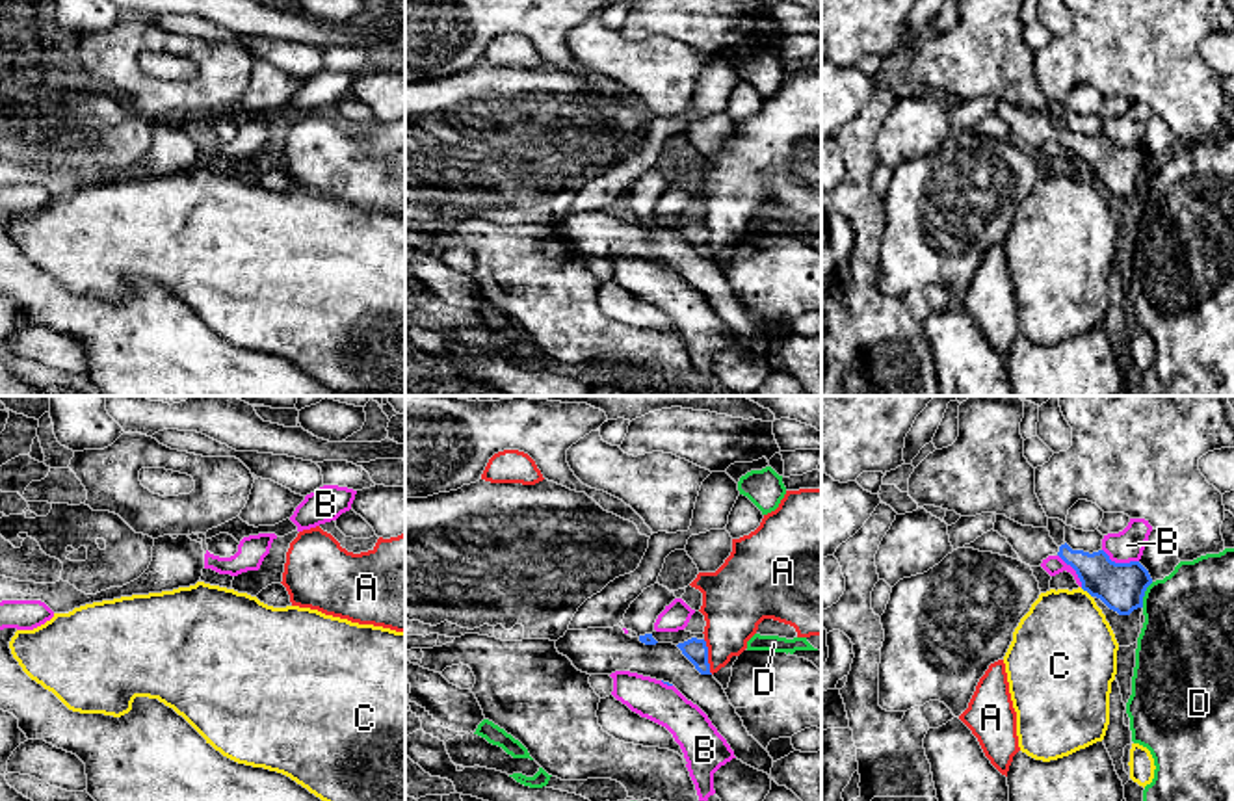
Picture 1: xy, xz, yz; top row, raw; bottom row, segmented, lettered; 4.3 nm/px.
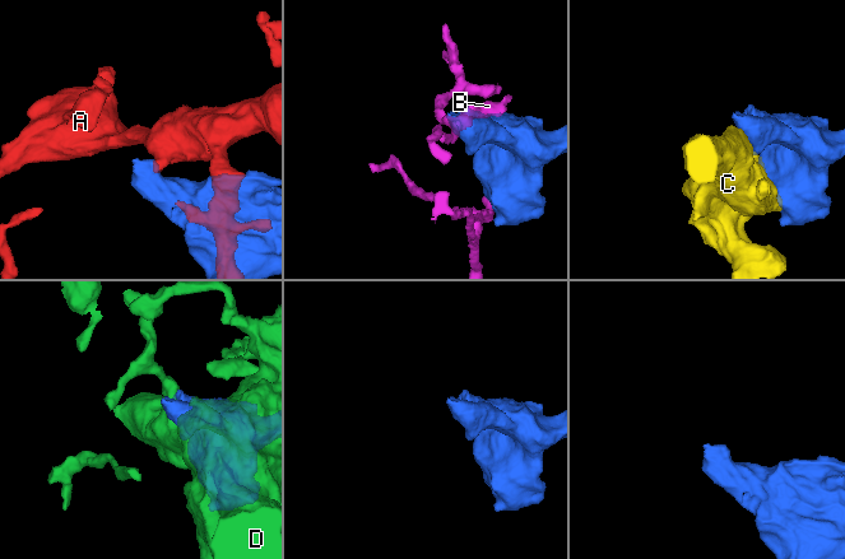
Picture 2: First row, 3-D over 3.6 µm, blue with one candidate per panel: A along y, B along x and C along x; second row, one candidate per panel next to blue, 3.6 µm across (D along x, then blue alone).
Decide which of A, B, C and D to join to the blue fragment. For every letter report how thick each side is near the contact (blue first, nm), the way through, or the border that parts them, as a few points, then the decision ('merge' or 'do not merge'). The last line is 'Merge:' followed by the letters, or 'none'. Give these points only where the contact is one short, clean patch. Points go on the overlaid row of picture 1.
A: calibres 100 and 260 nm; do not merge
B: calibres 200 and 140 nm; do not merge
C: calibres 200 and 400 nm; do not merge
D: calibres 200 and 400 nm; do not merge
Merge: none

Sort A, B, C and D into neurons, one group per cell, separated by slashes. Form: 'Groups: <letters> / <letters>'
Groups: A / B / C / D

